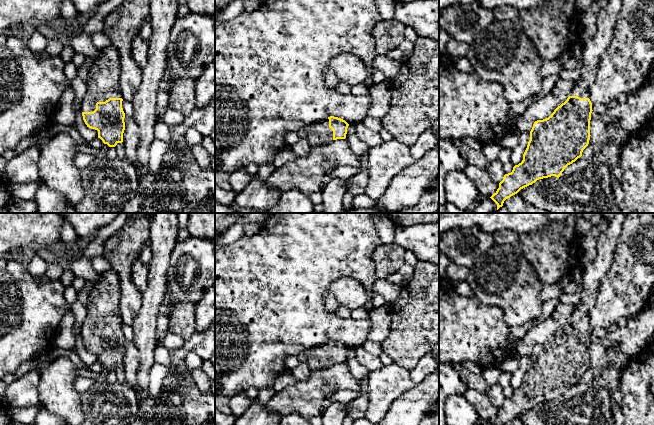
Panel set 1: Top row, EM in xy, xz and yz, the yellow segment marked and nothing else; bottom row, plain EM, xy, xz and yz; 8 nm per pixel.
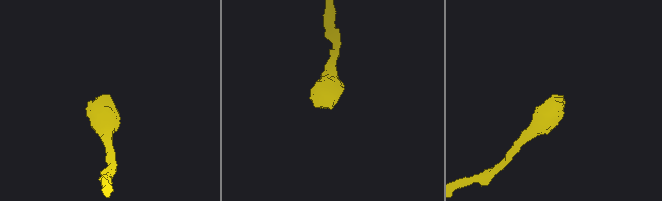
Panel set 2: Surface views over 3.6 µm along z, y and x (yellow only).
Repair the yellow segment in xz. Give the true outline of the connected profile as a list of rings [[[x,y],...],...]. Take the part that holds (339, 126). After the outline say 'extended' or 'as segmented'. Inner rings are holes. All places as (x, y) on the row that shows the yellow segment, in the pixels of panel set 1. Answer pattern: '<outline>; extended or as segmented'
[[[330,116],[306,127],[307,140],[311,146],[323,146],[333,140],[345,139],[349,124],[338,117]]]; extended

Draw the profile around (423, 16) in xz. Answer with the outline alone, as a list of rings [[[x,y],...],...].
[[[439,0],[397,3],[394,19],[413,28],[418,37],[439,41]]]

